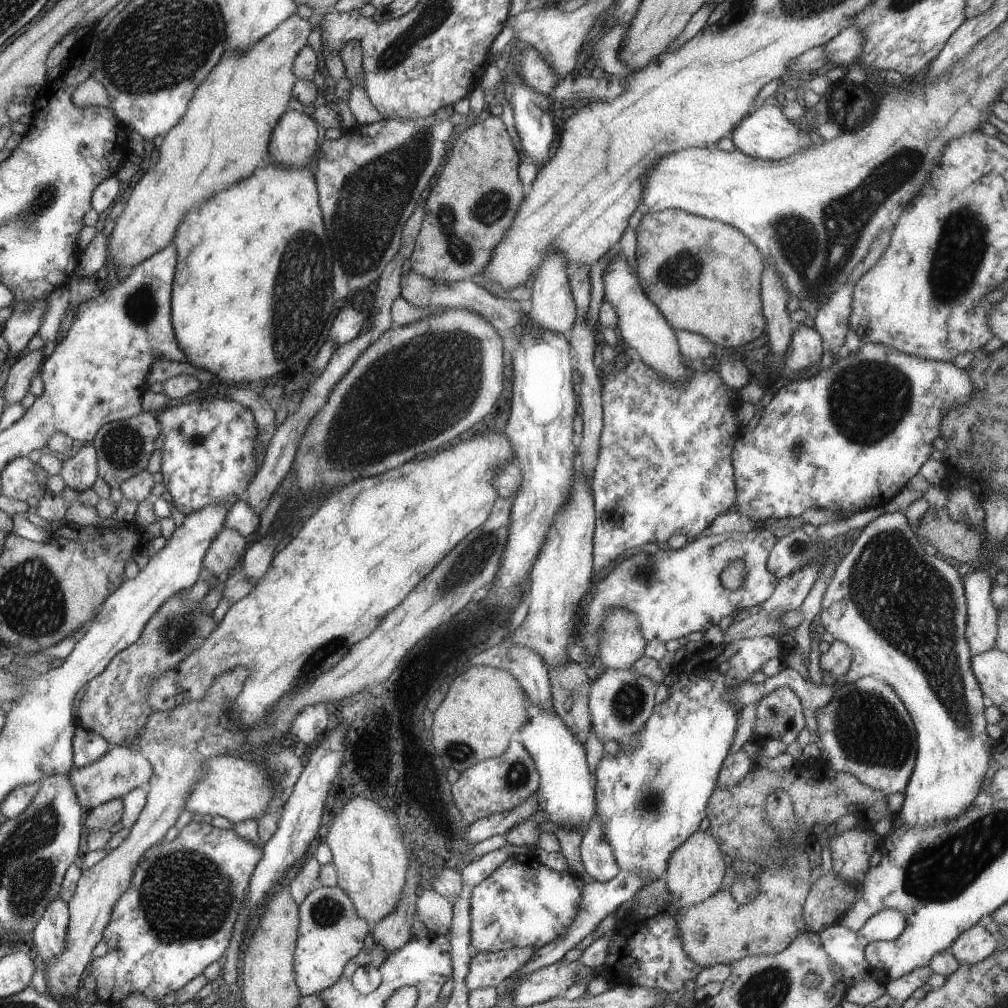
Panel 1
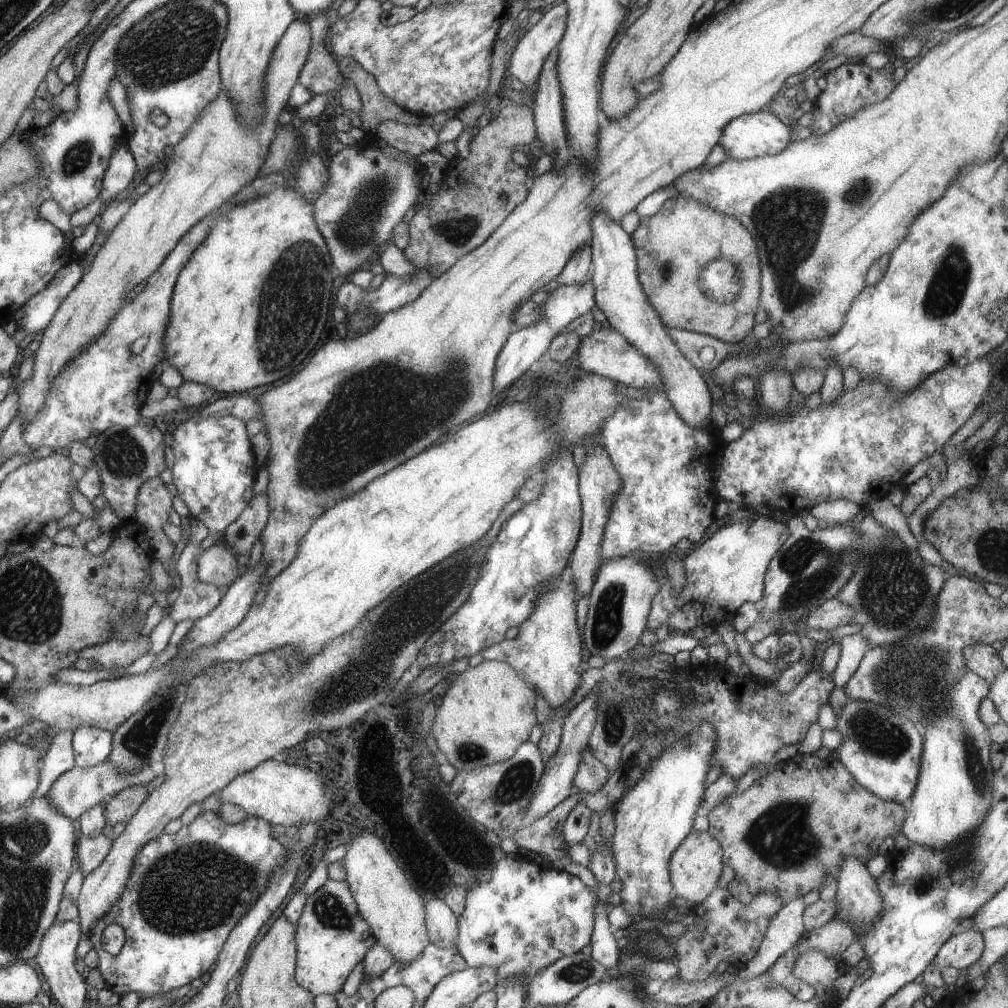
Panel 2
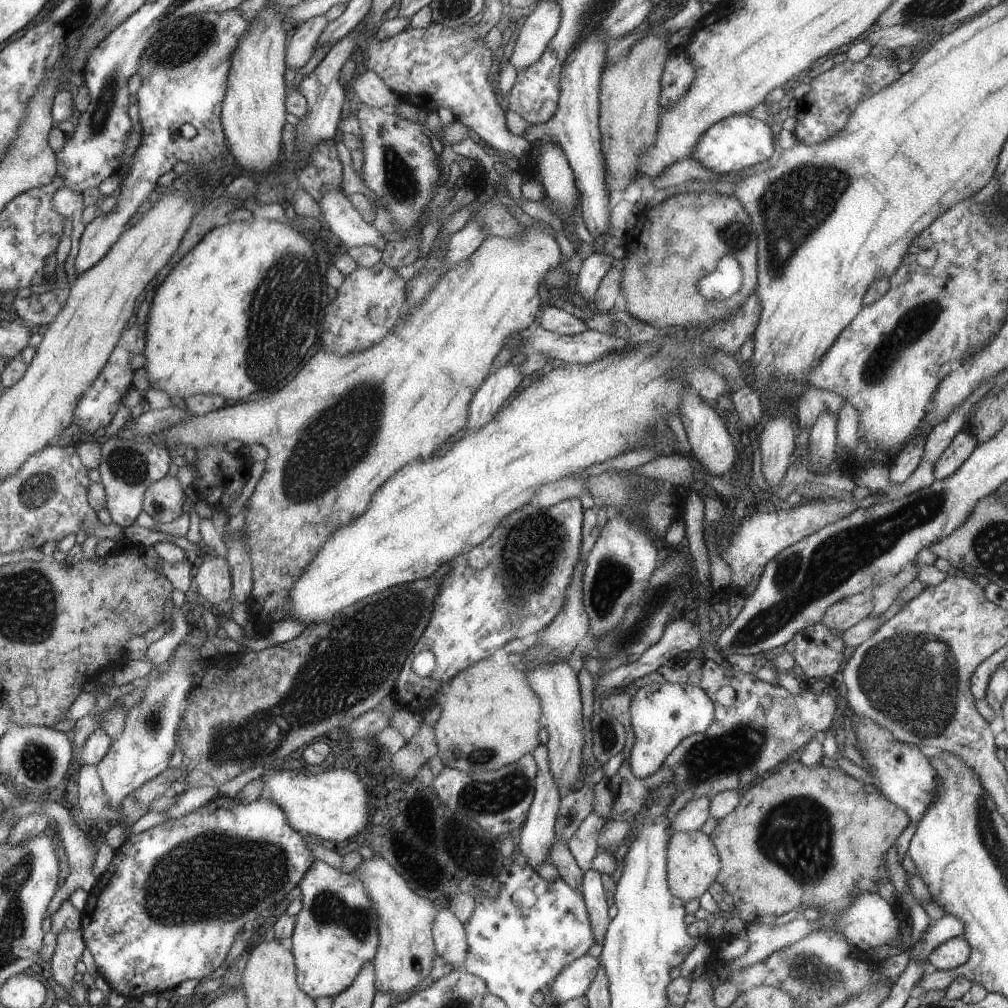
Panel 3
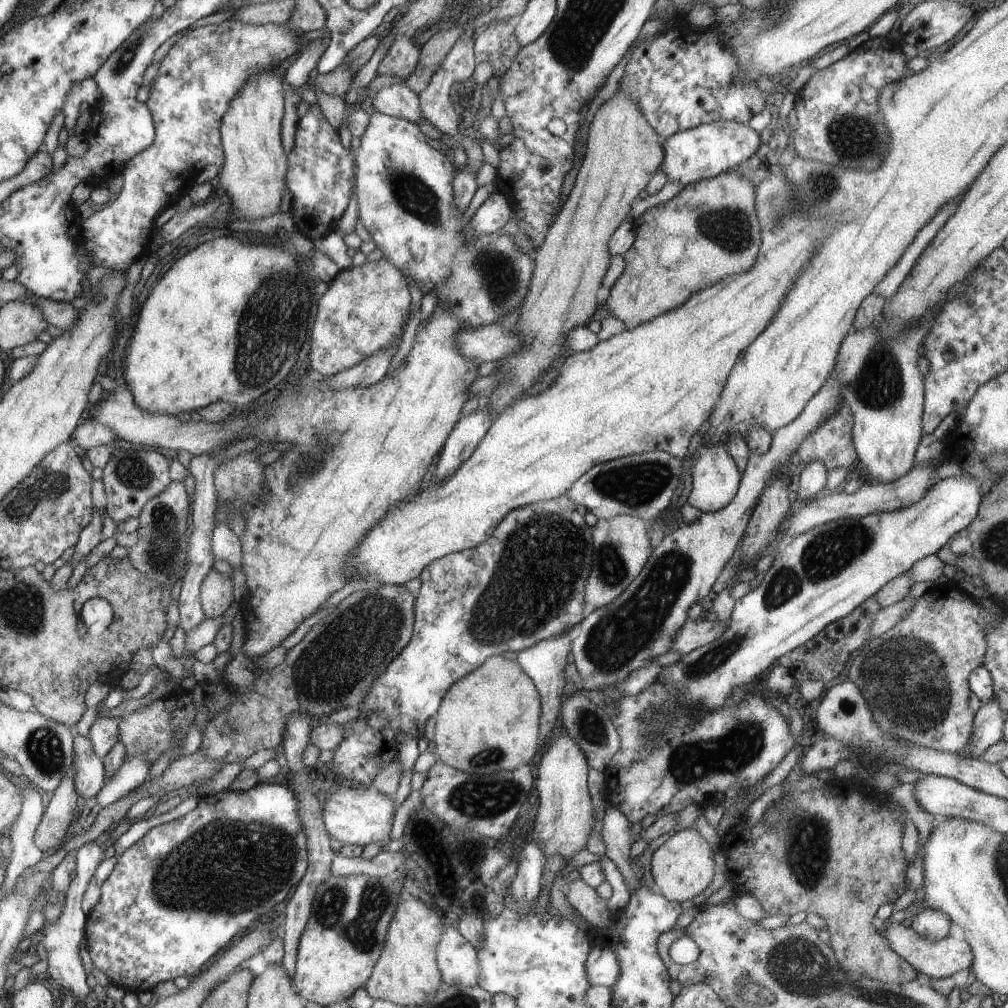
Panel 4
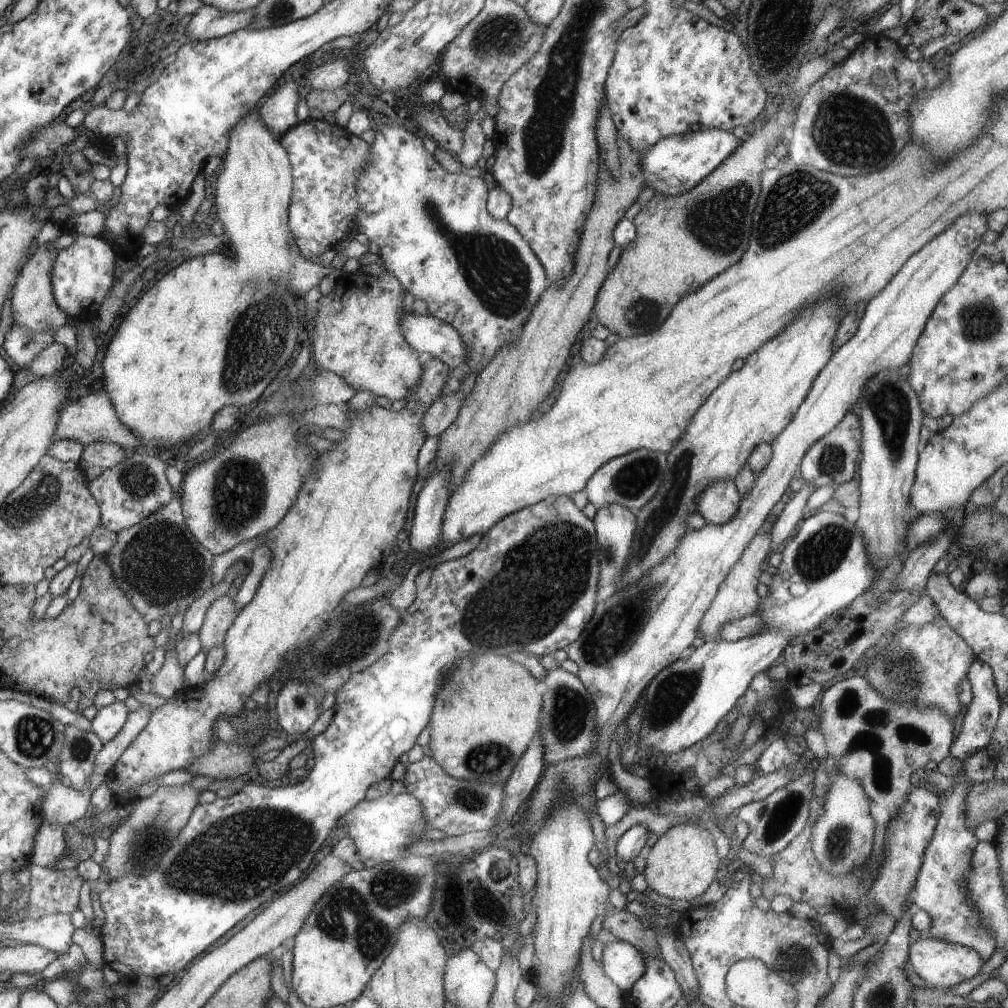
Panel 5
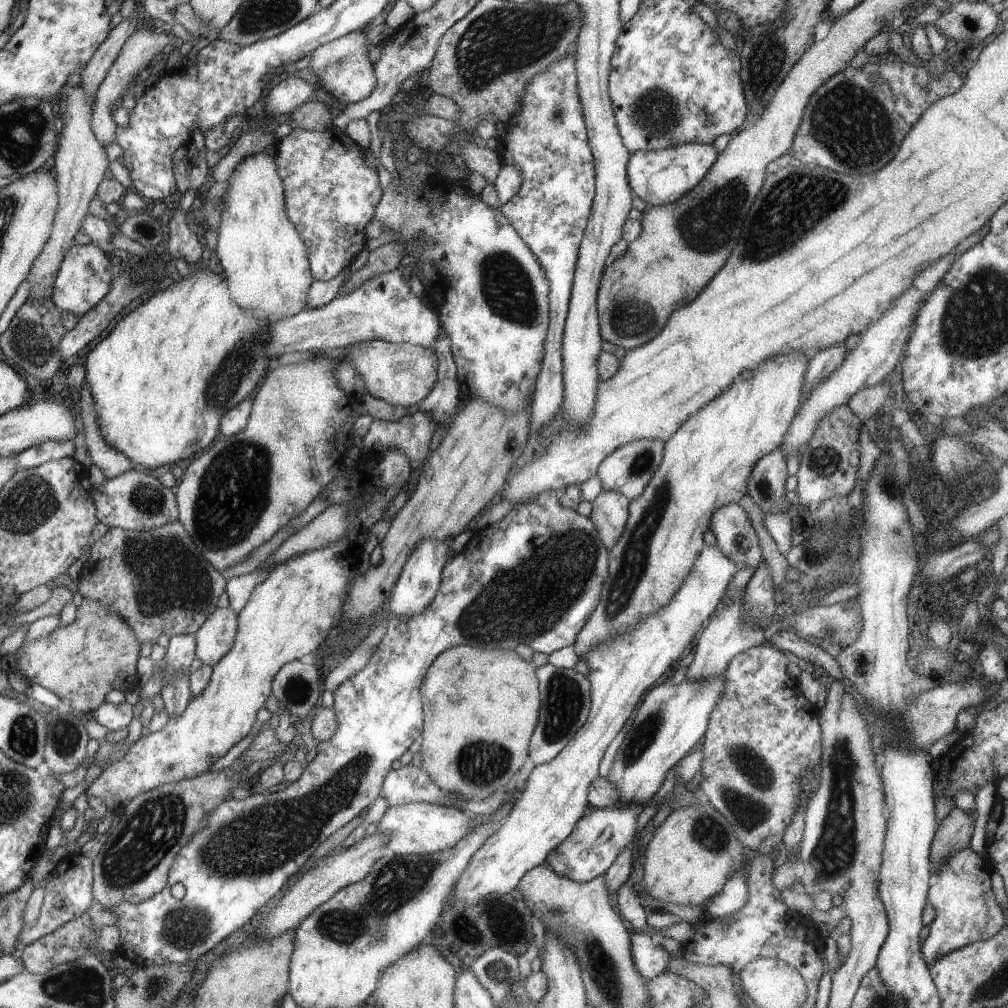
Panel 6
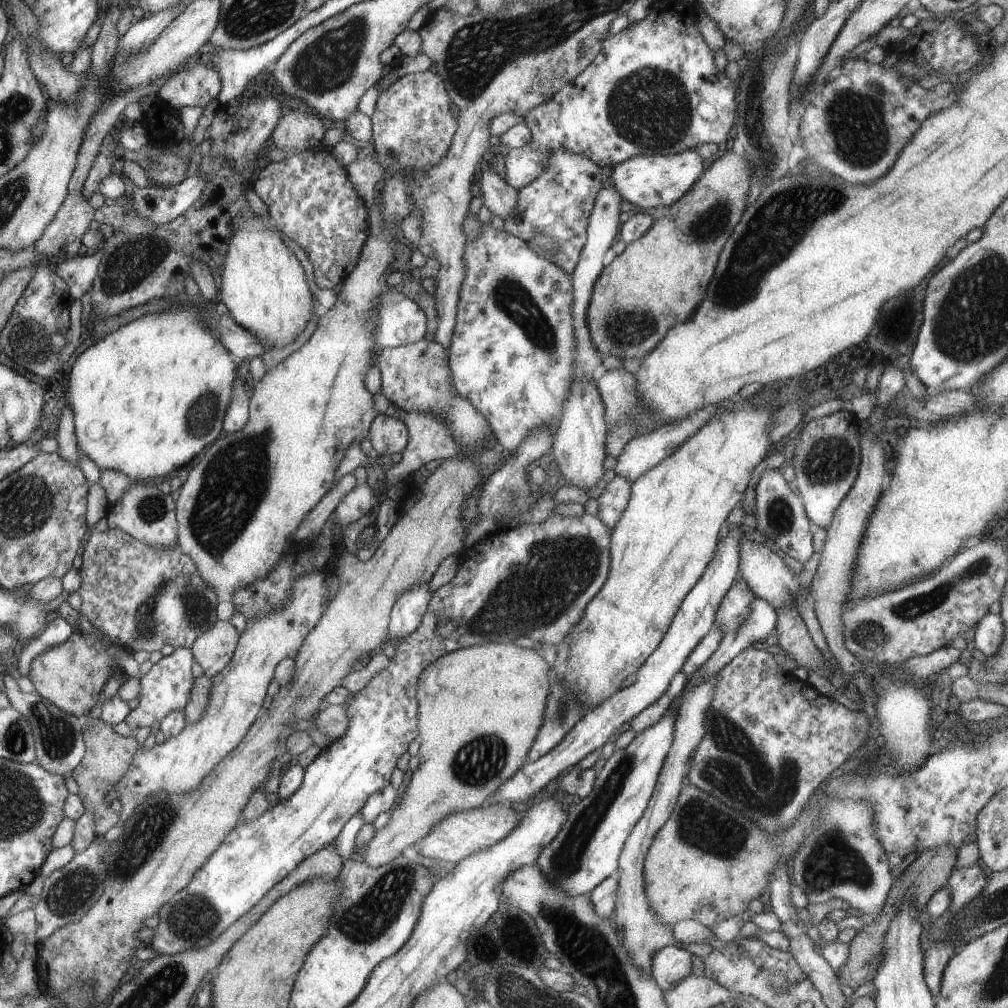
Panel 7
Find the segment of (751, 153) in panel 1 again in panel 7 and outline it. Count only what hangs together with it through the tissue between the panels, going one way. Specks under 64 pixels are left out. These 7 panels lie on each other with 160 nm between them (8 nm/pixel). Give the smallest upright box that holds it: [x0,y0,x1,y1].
[611,149,704,212]

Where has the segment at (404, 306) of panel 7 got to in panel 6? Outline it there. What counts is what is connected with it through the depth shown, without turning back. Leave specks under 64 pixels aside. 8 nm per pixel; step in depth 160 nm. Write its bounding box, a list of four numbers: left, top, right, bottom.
[267,270,442,357]

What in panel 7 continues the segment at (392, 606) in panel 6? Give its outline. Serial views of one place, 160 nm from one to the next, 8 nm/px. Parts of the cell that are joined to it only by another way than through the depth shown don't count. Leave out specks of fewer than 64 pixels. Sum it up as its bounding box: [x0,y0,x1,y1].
[391,583,430,641]

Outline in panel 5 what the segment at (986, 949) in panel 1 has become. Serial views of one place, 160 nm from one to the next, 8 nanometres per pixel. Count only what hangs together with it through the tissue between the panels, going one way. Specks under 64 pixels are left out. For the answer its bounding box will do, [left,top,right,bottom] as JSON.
[909,933,985,989]

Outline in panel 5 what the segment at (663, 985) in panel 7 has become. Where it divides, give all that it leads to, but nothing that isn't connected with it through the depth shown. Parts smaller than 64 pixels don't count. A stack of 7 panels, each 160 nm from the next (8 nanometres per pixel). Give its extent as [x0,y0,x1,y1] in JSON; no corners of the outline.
[600,941,646,993]

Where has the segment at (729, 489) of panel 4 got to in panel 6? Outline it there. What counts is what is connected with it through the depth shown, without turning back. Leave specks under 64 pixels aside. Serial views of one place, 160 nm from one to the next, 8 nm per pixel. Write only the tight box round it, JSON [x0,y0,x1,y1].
[711,503,763,576]

